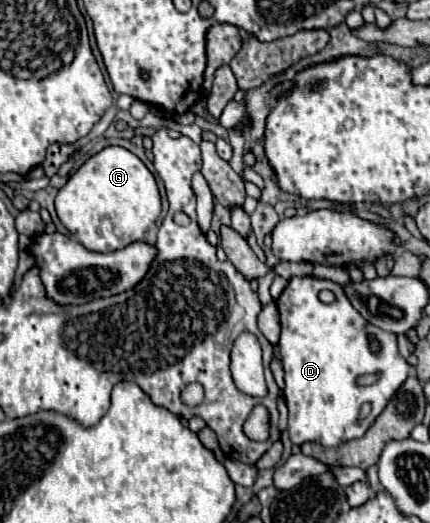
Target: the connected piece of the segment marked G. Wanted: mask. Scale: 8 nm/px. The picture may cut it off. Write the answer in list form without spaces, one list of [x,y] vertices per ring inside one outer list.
[[[108,146],[102,152],[94,154],[86,164],[82,164],[78,172],[72,174],[70,180],[60,188],[56,196],[56,212],[66,230],[84,248],[92,252],[112,252],[144,238],[146,230],[160,216],[160,194],[152,172],[144,166],[144,162],[138,156],[134,156],[130,150],[122,146]]]

